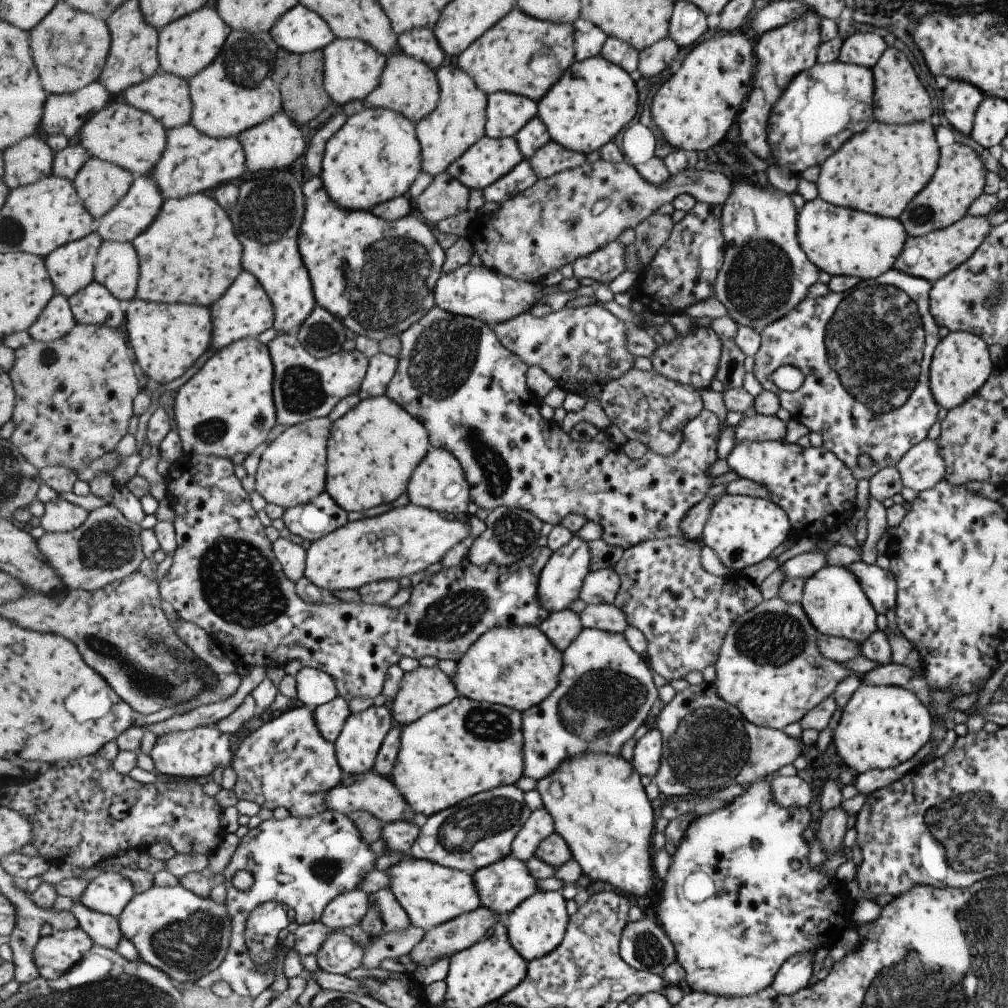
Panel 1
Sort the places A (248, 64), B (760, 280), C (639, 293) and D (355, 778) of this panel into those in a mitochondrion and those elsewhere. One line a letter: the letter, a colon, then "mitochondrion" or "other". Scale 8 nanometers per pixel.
A: mitochondrion
B: mitochondrion
C: other
D: other

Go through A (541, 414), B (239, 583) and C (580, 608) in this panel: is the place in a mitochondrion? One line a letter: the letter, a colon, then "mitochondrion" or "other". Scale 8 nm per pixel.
A: other
B: mitochondrion
C: other

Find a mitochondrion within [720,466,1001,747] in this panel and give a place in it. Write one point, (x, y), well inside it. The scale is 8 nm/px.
(771, 639)

